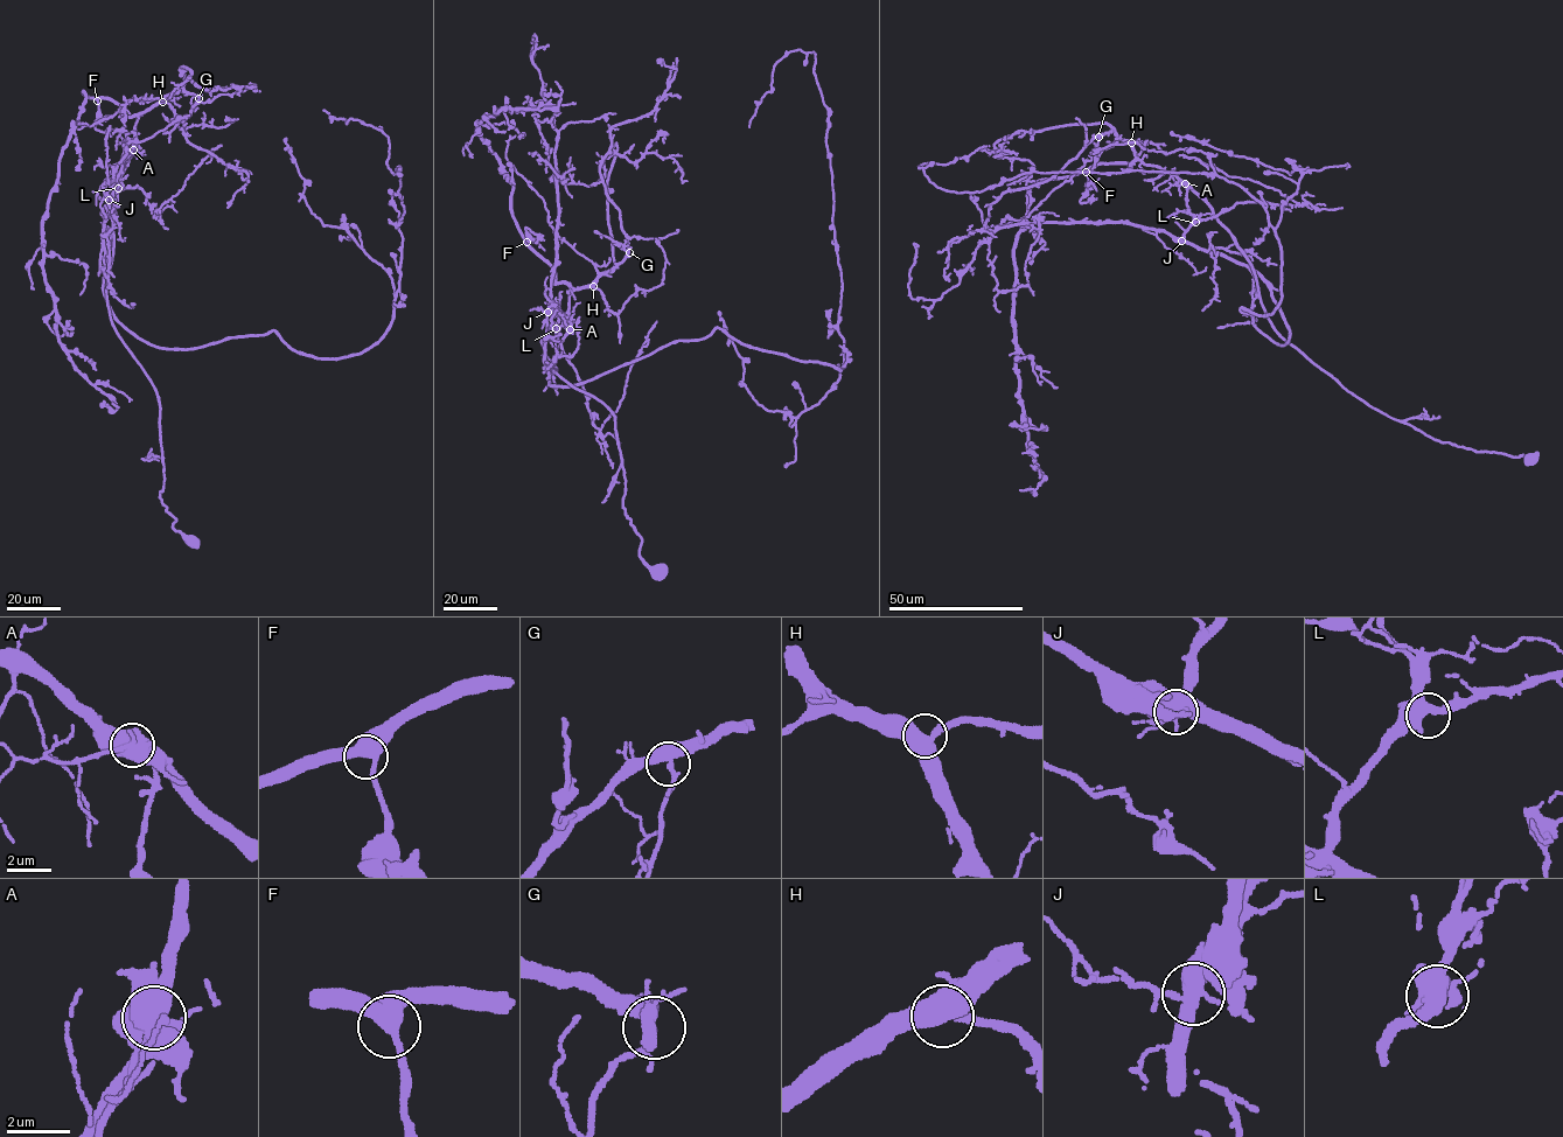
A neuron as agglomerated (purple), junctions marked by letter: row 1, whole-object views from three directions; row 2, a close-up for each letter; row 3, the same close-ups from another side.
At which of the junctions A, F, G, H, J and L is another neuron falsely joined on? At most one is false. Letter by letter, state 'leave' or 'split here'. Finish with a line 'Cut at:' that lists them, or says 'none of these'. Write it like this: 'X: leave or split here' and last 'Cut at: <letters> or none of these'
A: split here
F: leave
G: leave
H: leave
J: leave
L: leave
Cut at: A

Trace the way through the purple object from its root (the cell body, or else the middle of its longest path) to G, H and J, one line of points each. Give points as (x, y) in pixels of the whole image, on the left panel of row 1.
G: (189, 543), (160, 497), (159, 396), (112, 323), (106, 286), (118, 180), (138, 118), (178, 92), (199, 98)
H: (189, 543), (160, 497), (159, 396), (116, 330), (106, 295), (118, 180), (138, 118), (162, 102)
J: (189, 543), (160, 497), (159, 396), (107, 306), (118, 180), (131, 155), (109, 200)

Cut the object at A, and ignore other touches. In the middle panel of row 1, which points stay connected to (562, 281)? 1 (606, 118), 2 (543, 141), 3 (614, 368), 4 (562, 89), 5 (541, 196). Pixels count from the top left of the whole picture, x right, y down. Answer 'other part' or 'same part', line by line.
1: other part
2: other part
3: other part
4: same part
5: same part

